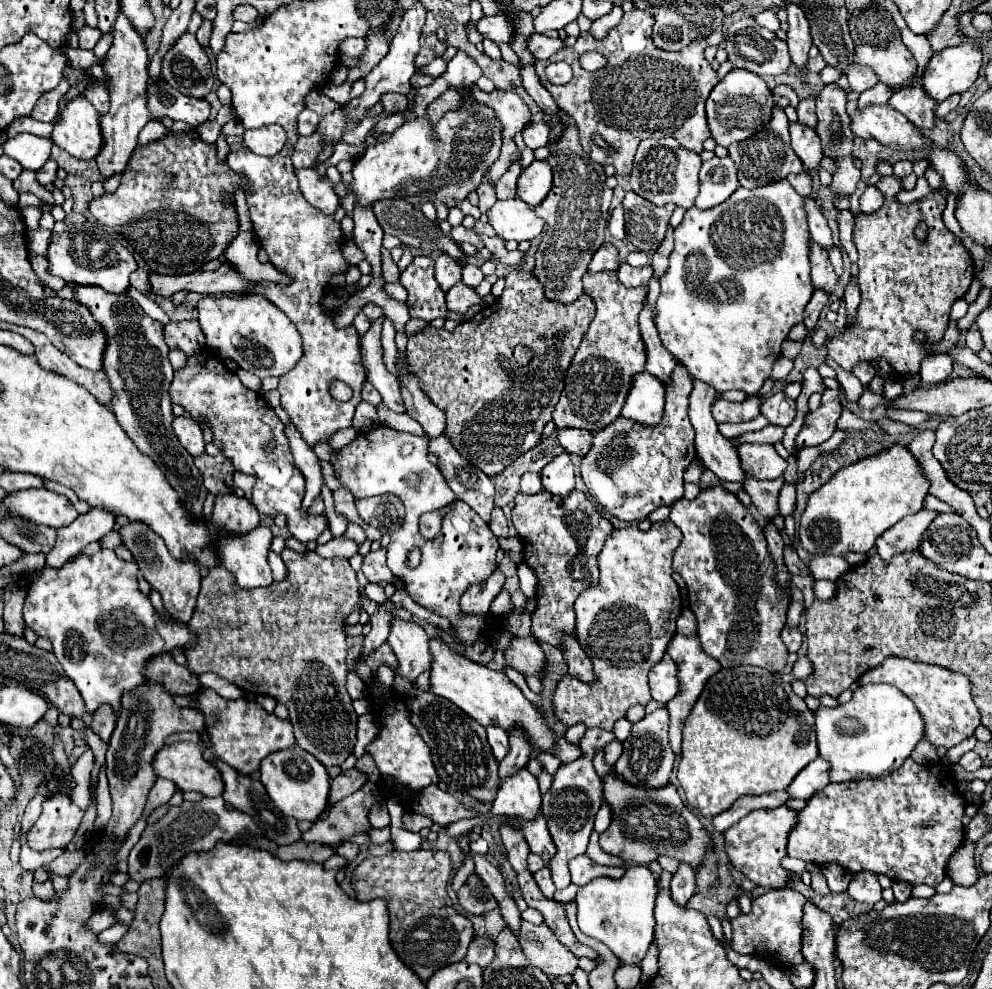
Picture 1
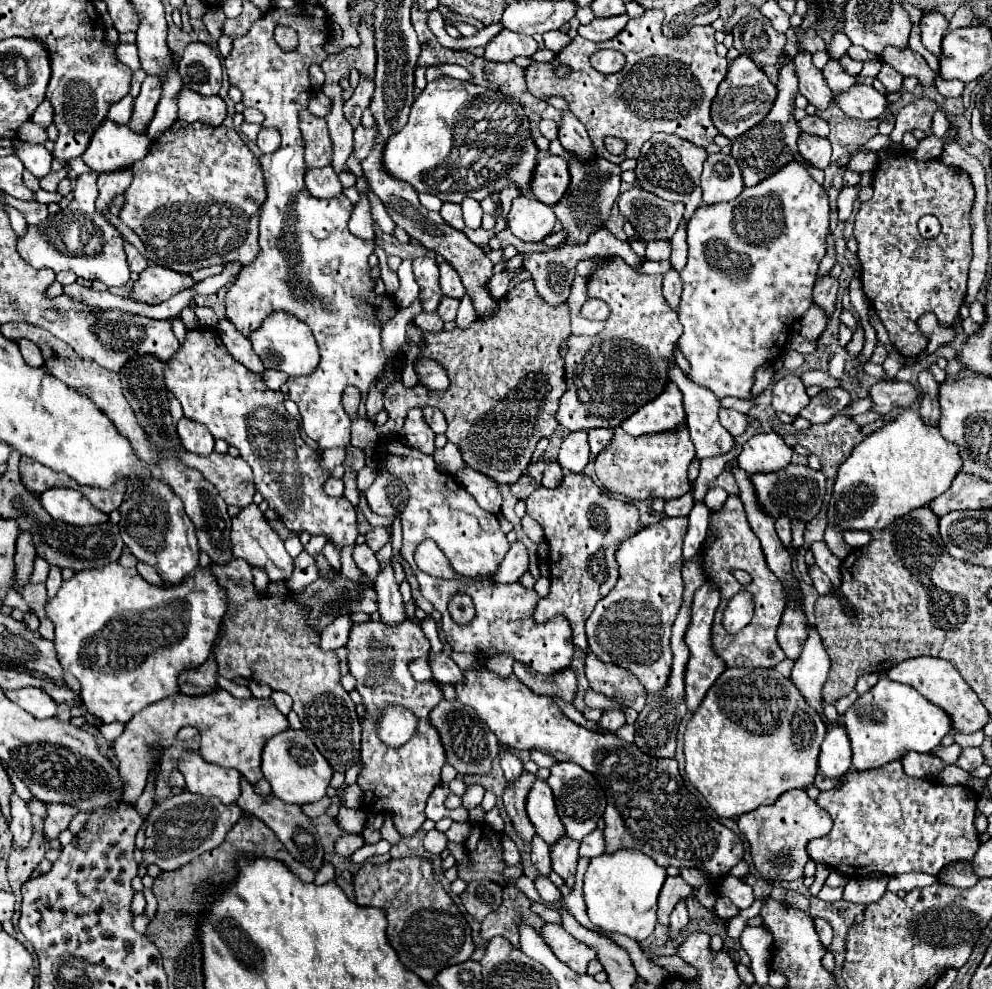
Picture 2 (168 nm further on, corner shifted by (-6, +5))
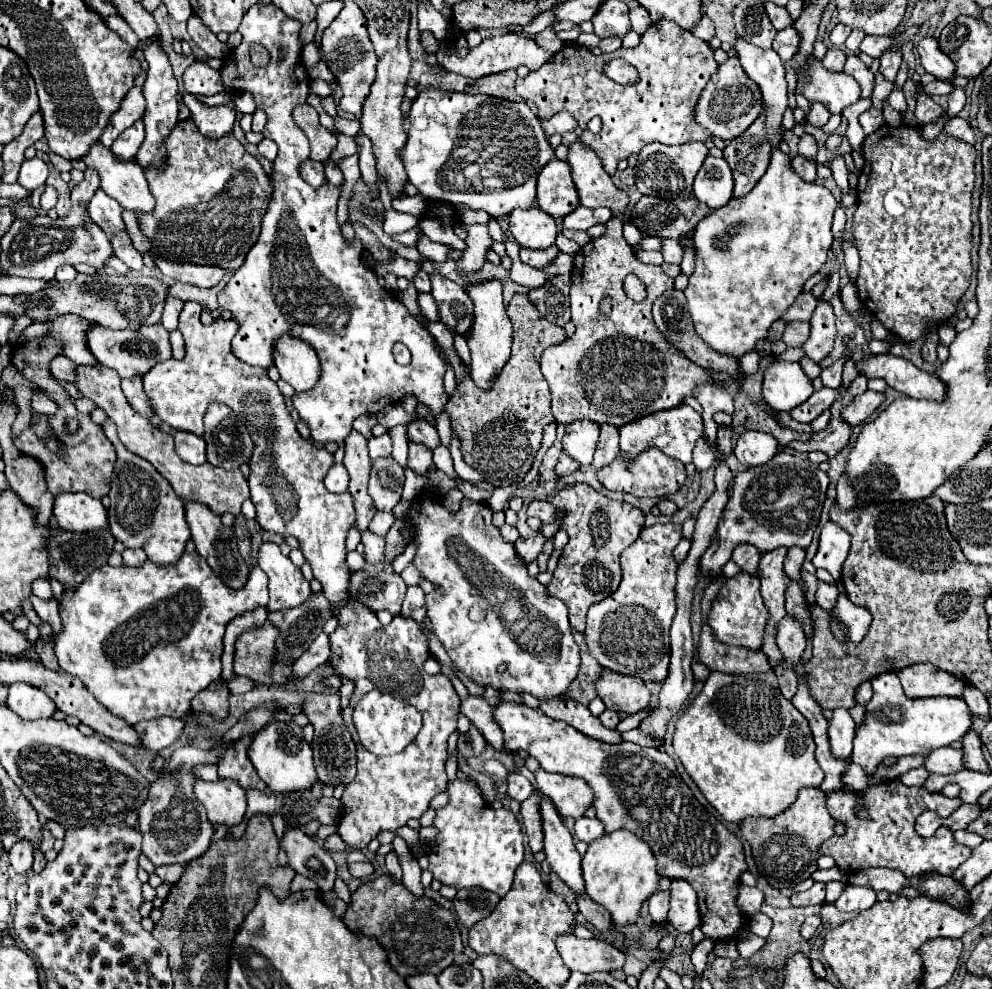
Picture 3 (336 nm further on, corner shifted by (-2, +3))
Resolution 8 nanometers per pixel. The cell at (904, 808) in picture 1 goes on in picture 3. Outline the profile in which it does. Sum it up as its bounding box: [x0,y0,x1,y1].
[821,781,971,877]

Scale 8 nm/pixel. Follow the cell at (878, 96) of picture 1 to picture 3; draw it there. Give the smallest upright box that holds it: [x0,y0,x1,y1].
[879,47,901,81]

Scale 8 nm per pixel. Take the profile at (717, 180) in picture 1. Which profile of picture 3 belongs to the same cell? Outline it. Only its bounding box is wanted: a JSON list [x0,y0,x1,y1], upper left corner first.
[693,155,733,209]

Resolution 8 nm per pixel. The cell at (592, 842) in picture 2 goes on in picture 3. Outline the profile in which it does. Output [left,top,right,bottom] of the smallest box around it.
[575,817,605,843]

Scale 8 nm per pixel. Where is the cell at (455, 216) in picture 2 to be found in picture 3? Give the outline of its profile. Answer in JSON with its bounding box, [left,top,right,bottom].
[419,218,465,251]

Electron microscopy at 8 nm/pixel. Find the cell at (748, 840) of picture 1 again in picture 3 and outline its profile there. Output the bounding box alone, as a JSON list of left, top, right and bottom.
[741,787,835,889]

